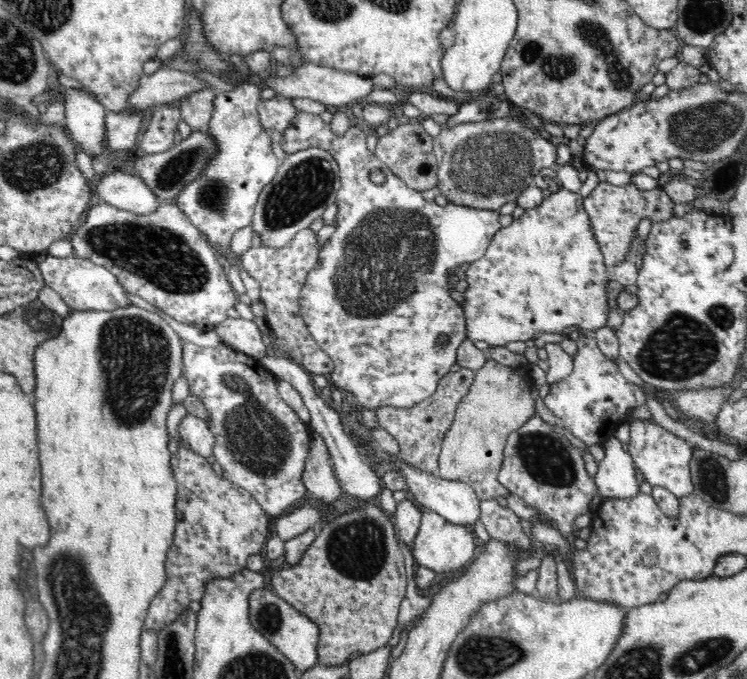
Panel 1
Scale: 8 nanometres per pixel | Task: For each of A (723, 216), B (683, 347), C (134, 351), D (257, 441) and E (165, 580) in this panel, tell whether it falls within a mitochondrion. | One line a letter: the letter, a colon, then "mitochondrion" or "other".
A: other
B: mitochondrion
C: mitochondrion
D: mitochondrion
E: other

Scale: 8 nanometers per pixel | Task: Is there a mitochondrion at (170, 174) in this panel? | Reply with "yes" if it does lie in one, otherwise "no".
yes

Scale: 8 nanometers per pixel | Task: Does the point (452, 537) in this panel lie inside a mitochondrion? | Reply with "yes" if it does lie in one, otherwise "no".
no

